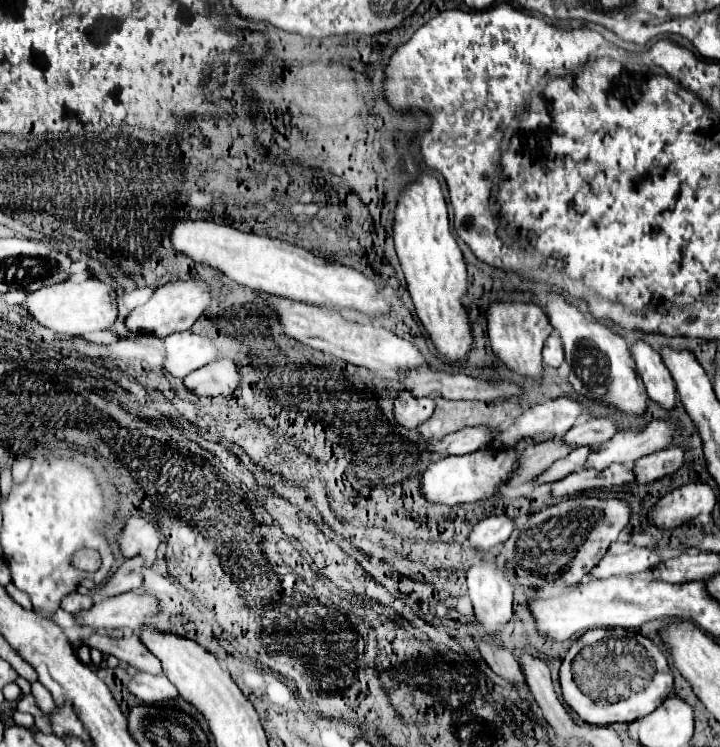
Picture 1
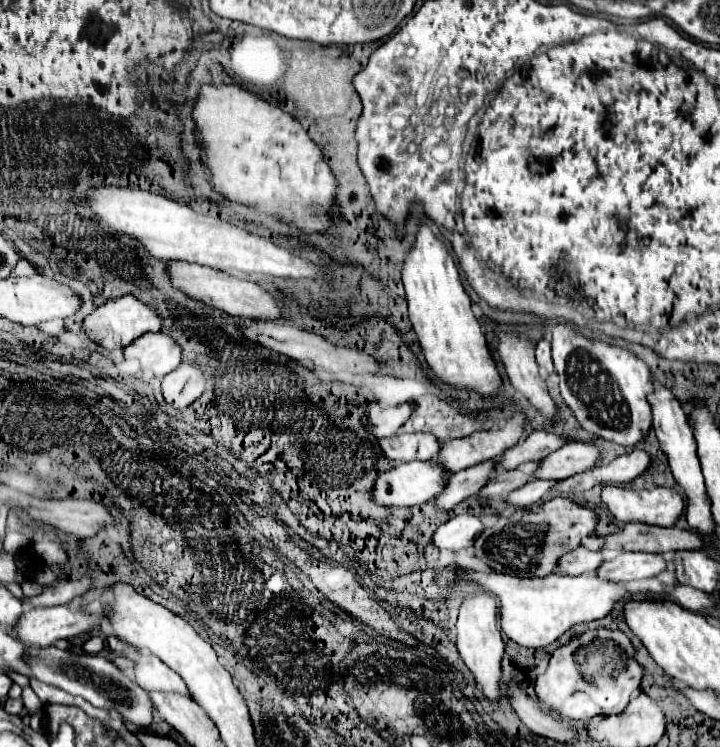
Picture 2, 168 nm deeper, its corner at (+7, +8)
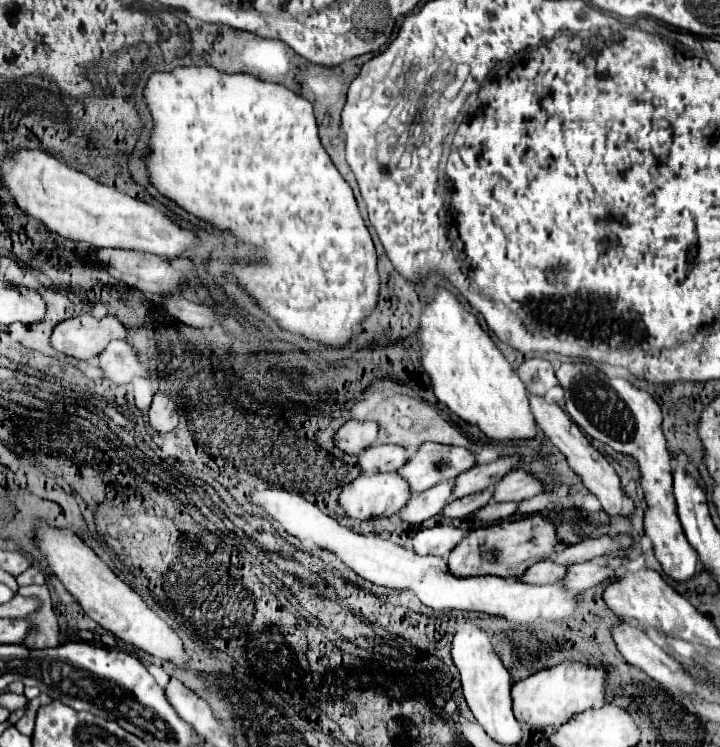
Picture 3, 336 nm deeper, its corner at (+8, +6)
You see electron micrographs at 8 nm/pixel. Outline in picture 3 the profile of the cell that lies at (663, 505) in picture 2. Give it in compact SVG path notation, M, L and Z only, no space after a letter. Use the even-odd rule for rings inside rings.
M529 397L529 401L531 401L531 413L535 415L535 421L541 427L543 435L567 457L569 467L583 479L585 487L601 501L603 509L611 515L625 515L625 517L631 515L635 509L633 501L627 495L623 495L623 489L621 489L621 483L619 483L615 469L605 467L605 463L609 463L609 461L587 441L587 437L571 421L571 417L561 407L557 407L557 403L547 403L543 397Z

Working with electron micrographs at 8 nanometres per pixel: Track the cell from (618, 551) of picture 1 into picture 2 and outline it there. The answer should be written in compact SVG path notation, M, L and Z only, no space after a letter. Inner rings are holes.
M578 547L560 559L558 573L582 575L588 571L596 571L598 565L602 565L602 561L604 561L604 555L600 551L590 551L586 547Z

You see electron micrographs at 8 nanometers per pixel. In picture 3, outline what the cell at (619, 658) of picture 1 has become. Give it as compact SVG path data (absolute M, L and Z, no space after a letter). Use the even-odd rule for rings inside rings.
M561 663L551 669L543 669L511 687L513 697L513 713L517 721L527 723L531 727L559 727L567 723L573 715L603 707L603 687L605 687L605 671L595 667L585 667L583 663Z

